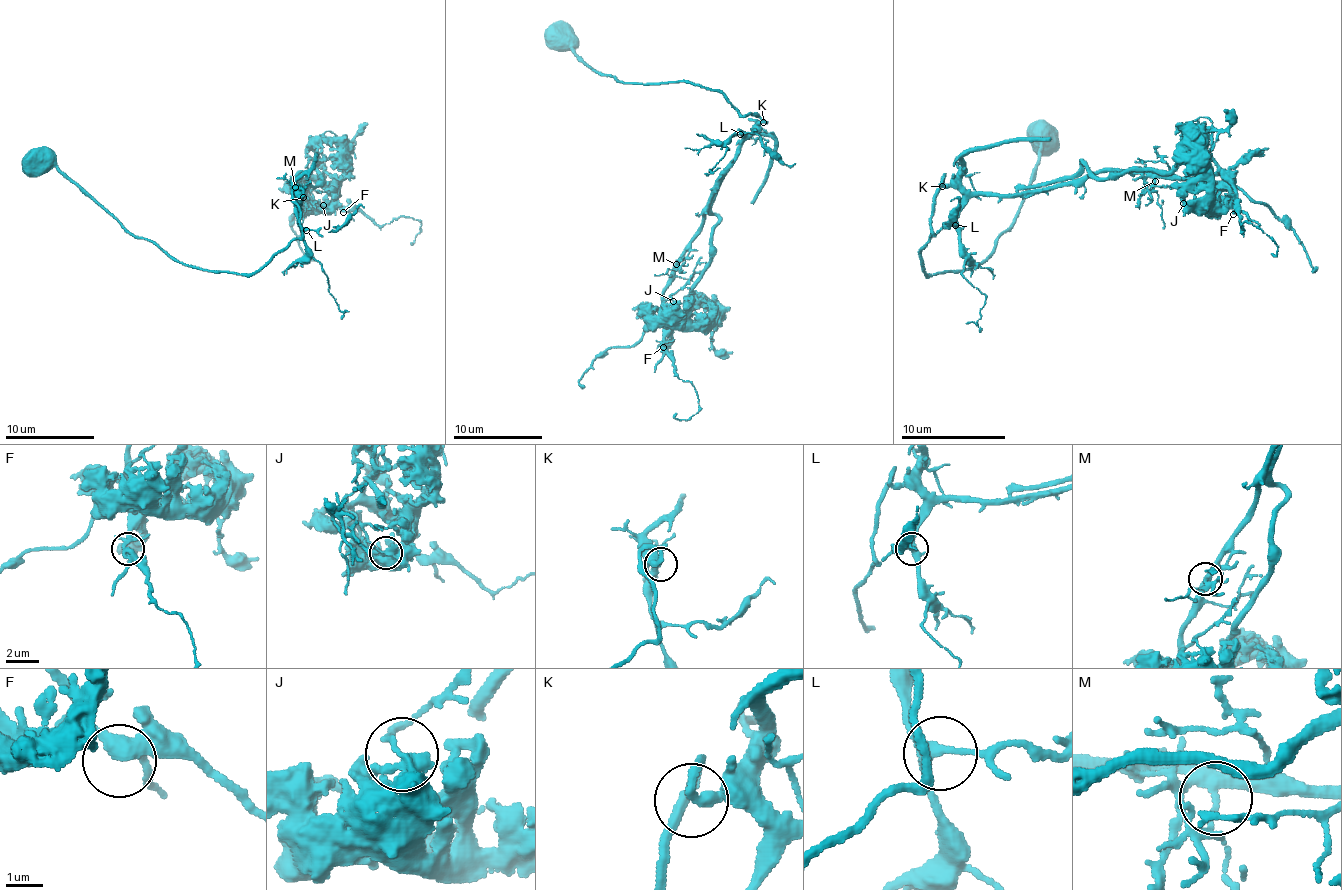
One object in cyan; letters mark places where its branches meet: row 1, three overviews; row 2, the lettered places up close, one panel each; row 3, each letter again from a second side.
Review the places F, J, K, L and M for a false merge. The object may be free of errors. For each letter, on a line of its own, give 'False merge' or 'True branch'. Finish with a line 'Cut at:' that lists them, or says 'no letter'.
F: True branch
J: False merge
K: True branch
L: True branch
M: True branch
Cut at: J

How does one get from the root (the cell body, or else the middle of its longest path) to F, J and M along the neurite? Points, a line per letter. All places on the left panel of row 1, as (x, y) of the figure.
F: (301, 195), (298, 203), (302, 202), (297, 201), (292, 179), (299, 184), (312, 179), (343, 212)
J: (301, 195), (298, 203), (302, 202), (297, 201), (296, 179), (292, 179), (306, 184), (312, 197), (322, 204)
M: (301, 195), (298, 203), (302, 202), (297, 201), (294, 179), (298, 181), (295, 187)

